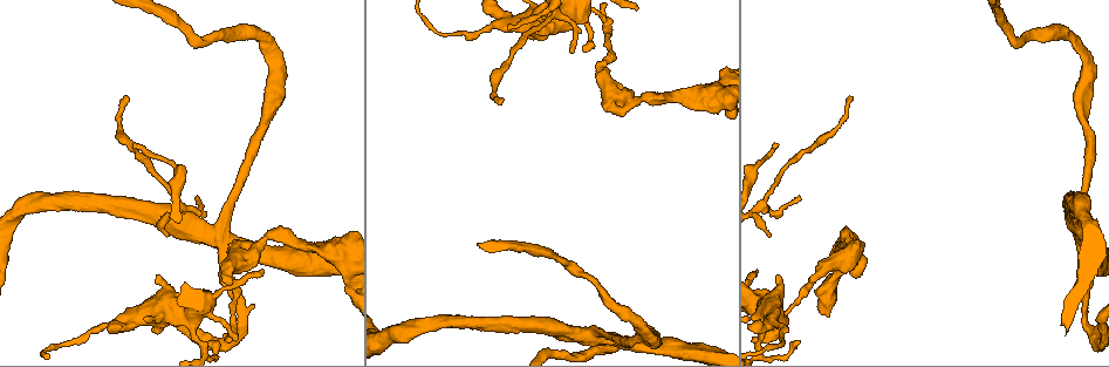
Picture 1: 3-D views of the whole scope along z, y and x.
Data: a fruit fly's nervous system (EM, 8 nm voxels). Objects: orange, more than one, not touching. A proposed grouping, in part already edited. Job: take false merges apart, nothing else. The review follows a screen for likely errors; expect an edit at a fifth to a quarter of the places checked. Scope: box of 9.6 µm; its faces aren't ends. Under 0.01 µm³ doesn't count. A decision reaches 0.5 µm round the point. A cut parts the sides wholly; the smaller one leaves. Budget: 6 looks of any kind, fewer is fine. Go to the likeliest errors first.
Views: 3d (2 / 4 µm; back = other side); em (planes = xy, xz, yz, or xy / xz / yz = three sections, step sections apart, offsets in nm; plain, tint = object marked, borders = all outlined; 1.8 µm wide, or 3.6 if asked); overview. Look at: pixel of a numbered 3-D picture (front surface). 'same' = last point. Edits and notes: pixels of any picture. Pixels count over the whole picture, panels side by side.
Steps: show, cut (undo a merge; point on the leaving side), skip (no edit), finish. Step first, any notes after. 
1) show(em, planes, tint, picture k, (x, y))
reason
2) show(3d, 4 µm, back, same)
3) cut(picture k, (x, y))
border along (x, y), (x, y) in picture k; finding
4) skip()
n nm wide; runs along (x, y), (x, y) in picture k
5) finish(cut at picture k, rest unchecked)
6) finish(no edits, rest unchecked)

show(em, 3.6 µm, yz, step 8, tint, picture 1, (716, 90))
sudden change in width

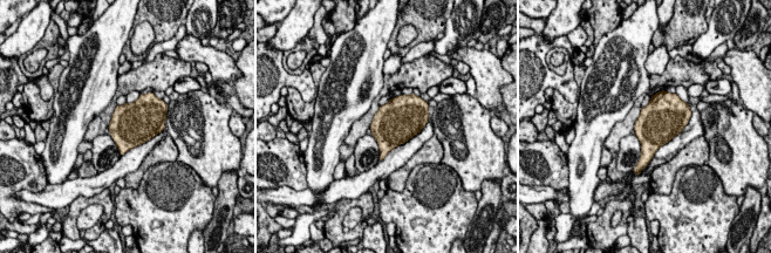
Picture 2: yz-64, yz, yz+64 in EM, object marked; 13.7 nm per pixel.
show(em, 3.6 µm, planes, tint, same)

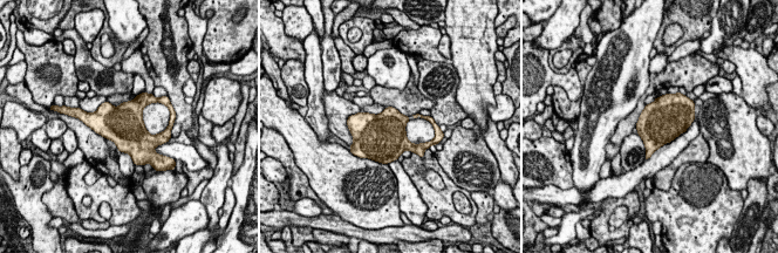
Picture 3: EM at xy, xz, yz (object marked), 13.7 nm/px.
skip()
one neuron here

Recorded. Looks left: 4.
show(em, xz, step 4, tint, picture 1, (214, 234))
thick turns thin

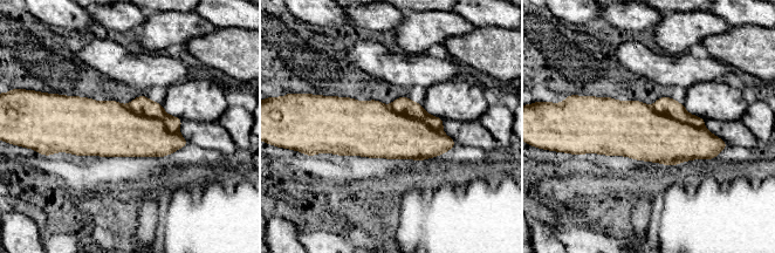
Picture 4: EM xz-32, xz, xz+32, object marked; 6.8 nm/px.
cut(picture 4, (142, 106))
the part that leaves runs along (131, 106), (143, 106), (178, 122) in picture 4; a second neuron is stuck on

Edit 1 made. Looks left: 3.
show(overview)
see it whole again

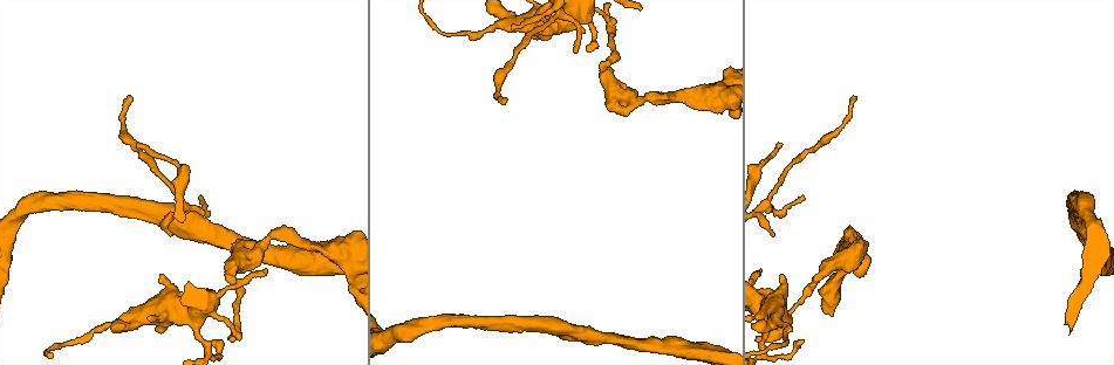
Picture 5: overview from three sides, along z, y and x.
show(em, planes, tint, picture 5, (244, 254))

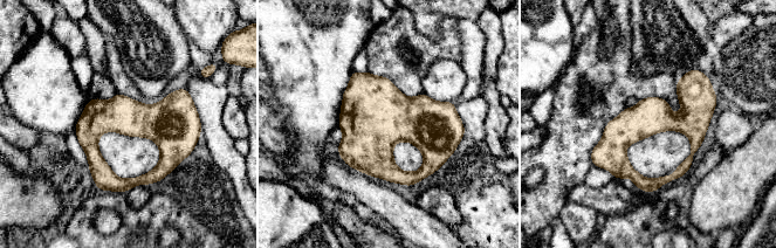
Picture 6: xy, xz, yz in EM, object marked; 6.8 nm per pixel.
skip()
continuous, no second neuron

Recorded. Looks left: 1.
finish(cut at picture 4, rest unchecked)

